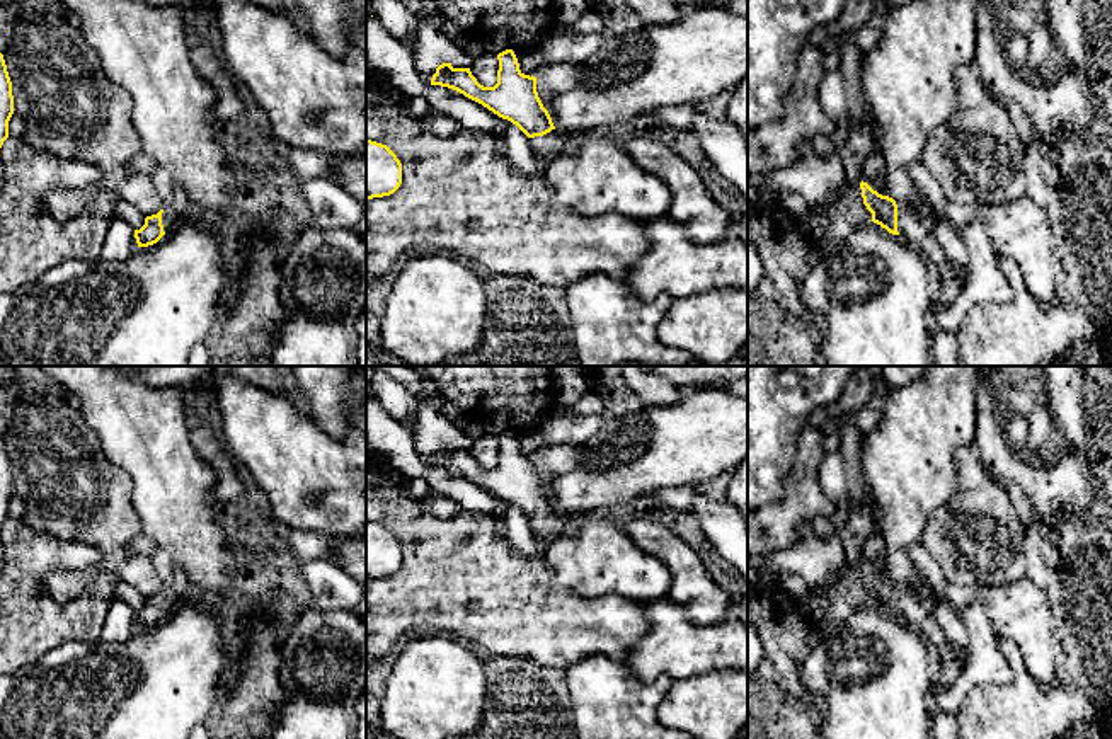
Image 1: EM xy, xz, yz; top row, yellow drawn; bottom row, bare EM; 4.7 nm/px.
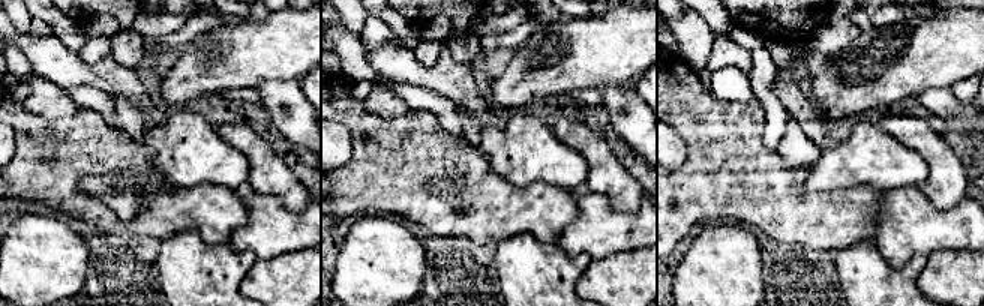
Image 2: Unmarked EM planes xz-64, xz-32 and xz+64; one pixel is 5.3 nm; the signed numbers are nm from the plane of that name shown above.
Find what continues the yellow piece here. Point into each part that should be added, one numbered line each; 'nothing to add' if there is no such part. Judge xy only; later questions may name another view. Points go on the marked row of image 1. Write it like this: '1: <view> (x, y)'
1: xy (181, 211)

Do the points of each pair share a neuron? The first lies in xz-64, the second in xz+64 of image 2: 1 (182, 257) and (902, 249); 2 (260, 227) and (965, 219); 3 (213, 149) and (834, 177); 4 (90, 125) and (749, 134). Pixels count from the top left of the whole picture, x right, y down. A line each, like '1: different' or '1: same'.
1: different
2: same
3: same
4: same

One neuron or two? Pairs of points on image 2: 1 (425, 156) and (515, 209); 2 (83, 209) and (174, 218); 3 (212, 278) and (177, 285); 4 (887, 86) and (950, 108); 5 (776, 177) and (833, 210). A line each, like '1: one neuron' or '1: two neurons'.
1: one neuron
2: one neuron
3: one neuron
4: two neurons
5: one neuron

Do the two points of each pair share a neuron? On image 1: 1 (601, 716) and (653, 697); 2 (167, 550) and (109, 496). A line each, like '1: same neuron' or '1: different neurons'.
1: same neuron
2: different neurons

